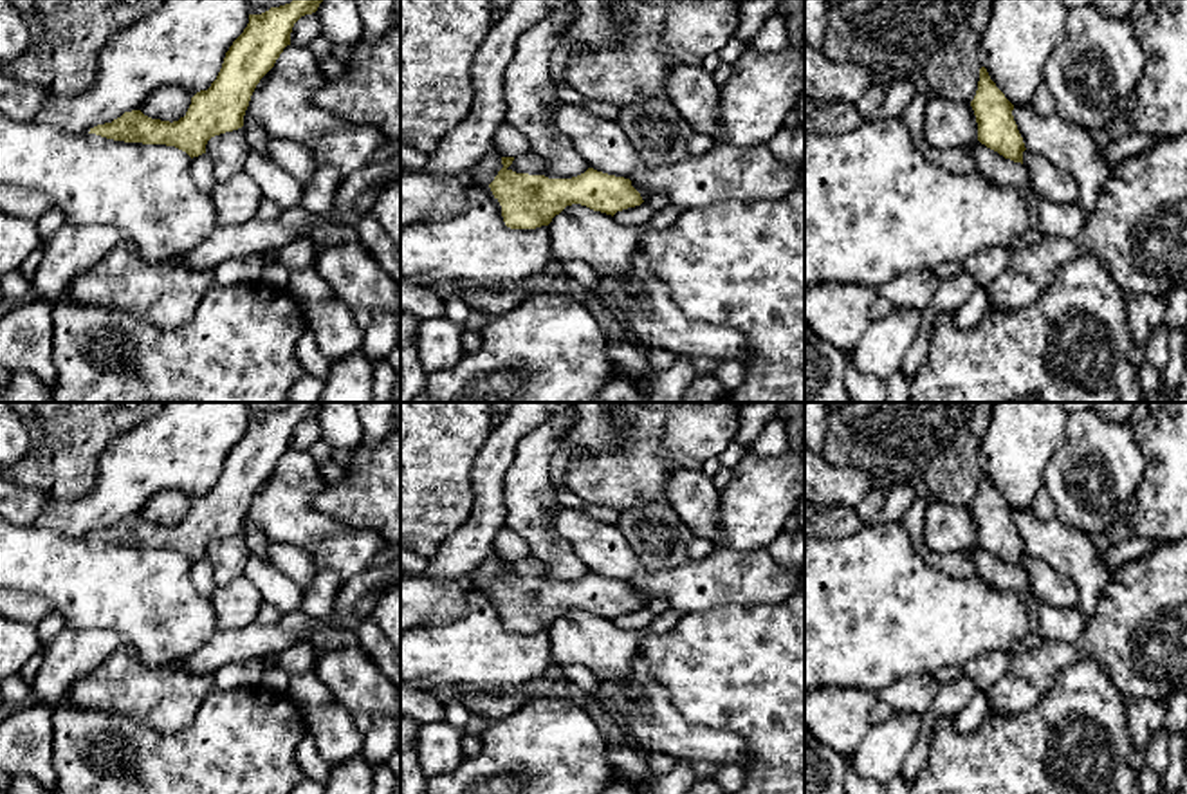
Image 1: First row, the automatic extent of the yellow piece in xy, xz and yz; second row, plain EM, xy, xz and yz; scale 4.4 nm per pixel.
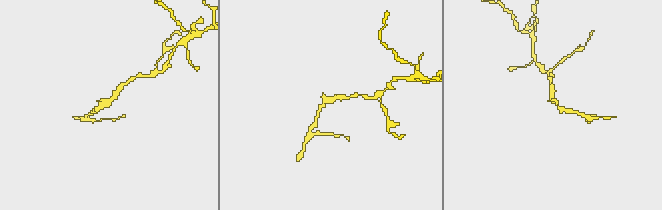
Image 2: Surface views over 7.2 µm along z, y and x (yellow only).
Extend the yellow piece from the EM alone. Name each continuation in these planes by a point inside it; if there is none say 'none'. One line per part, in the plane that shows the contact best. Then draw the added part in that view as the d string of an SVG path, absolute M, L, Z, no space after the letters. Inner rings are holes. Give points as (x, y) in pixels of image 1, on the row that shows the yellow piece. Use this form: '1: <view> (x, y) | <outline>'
1: xz (482, 172) | M489 150L478 162L474 162L467 170L465 177L478 184L489 186L501 168L501 157Z

